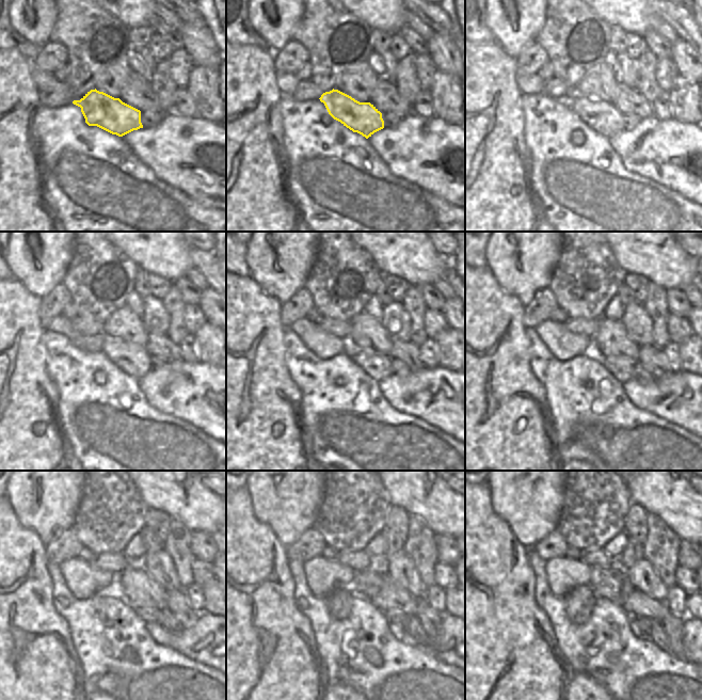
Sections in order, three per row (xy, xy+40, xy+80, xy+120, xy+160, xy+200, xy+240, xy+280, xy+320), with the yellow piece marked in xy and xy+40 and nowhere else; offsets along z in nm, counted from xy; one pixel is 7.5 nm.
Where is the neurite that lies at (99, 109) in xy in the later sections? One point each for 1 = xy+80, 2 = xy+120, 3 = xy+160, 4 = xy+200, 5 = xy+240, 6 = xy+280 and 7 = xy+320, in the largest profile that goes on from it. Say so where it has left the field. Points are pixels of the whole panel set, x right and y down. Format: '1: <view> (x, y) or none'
1: xy+80 (604, 117)
2: xy+120 (132, 360)
3: xy+160 (378, 366)
4: xy+200 (621, 367)
5: xy+240 (149, 615)
6: xy+280 (393, 616)
7: xy+320 (644, 623)

